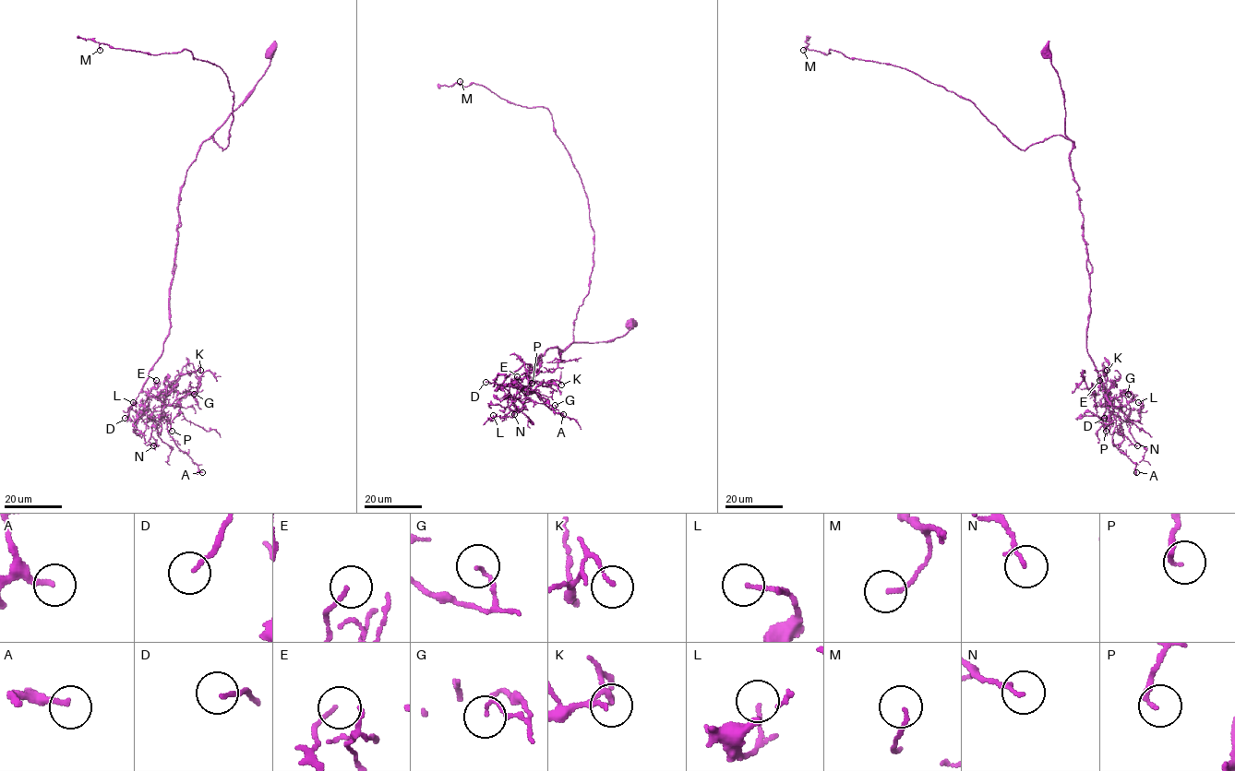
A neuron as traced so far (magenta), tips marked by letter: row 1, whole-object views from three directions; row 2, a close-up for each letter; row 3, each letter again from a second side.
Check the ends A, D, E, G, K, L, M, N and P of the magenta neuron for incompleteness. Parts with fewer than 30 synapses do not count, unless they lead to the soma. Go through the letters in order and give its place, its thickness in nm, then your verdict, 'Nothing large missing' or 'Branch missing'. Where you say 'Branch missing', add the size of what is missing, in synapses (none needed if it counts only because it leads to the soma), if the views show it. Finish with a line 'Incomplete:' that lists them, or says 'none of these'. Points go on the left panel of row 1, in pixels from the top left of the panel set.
A: Place: (202, 472). Thickness 200 nm. Nothing large missing
D: Place: (125, 418). Thickness 130 nm. Branch missing. Roughly 60 synapses
E: Place: (156, 380). Thickness 120 nm. Nothing large missing
G: Place: (194, 394). Thickness 100 nm. Nothing large missing
K: Place: (200, 370). Thickness 120 nm. Nothing large missing
L: Place: (133, 402). Thickness 120 nm. Nothing large missing
M: Place: (100, 50). Thickness 130 nm. Nothing large missing
N: Place: (153, 445). Thickness 140 nm. Nothing large missing
P: Place: (172, 431). Thickness 140 nm. Branch missing. Roughly 100 synapses
Incomplete: D, P

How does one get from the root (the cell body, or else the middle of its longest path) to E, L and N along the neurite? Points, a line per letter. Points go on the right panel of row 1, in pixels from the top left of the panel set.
E: (1047, 53), (1062, 90), (1083, 218), (1090, 286), (1086, 349), (1108, 392), (1099, 380)
L: (1047, 53), (1062, 90), (1083, 218), (1090, 286), (1086, 349), (1109, 395), (1139, 422), (1138, 402)
N: (1047, 53), (1062, 90), (1083, 218), (1090, 286), (1086, 349), (1099, 382), (1119, 403), (1122, 433), (1137, 445)

